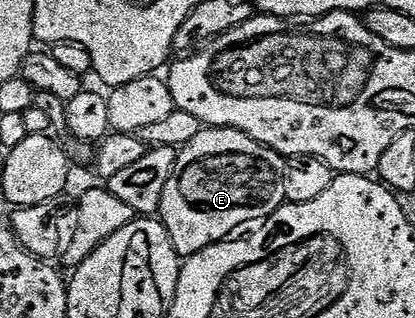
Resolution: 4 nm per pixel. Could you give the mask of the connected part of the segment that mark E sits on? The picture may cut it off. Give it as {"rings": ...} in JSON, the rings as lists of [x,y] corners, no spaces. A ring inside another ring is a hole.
{"rings":[[[203,127],[202,132],[196,134],[196,138],[192,138],[192,142],[188,142],[179,151],[172,178],[168,178],[168,186],[164,186],[160,219],[179,257],[195,256],[200,250],[233,237],[237,228],[261,222],[282,207],[286,203],[287,163],[287,157],[256,142],[240,130]]]}

